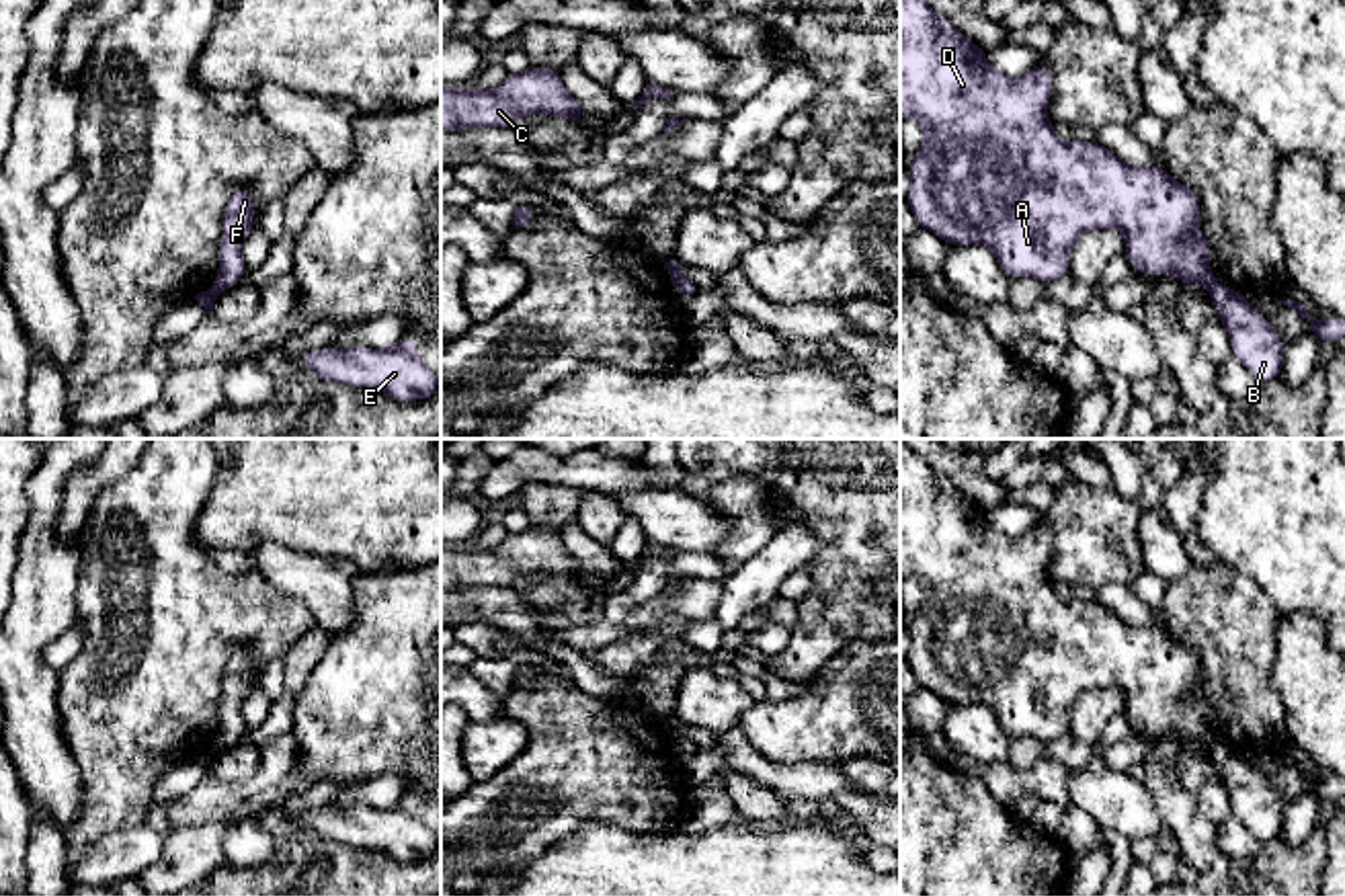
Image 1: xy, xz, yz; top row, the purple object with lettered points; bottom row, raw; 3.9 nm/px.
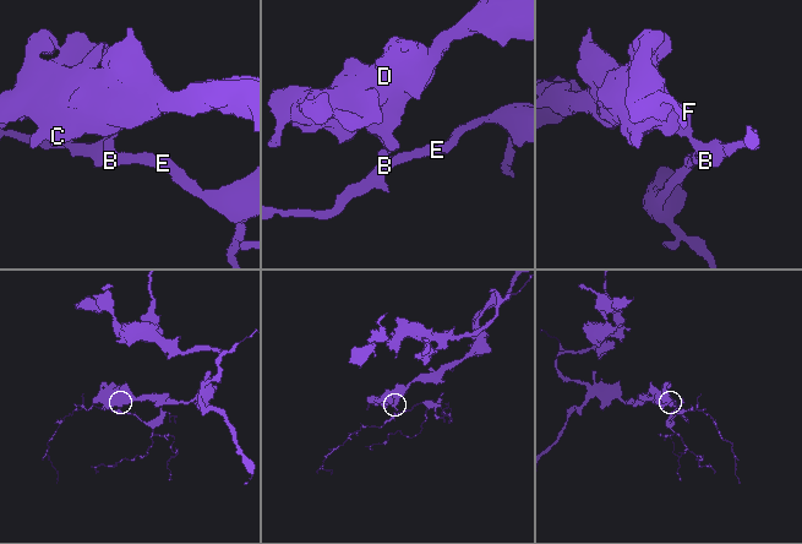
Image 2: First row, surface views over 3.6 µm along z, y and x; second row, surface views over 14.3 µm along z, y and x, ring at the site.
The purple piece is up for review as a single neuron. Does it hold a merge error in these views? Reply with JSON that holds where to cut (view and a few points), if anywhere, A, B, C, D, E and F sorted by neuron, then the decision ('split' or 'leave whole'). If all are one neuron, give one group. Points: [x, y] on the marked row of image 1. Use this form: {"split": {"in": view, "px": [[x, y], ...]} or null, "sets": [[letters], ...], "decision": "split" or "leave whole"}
{"split": {"in": "xy", "px": [[216, 283], [224, 288]]}, "sets": [["A", "C", "D", "F"], ["B", "E"]], "decision": "split"}

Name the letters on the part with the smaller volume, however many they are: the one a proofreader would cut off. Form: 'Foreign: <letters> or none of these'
Foreign: B, E

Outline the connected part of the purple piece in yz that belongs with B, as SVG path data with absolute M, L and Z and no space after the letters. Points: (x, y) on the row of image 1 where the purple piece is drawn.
M1216 281L1208 287L1208 293L1216 306L1218 320L1230 336L1232 357L1261 383L1279 377L1283 373L1286 347L1269 320L1247 301L1247 293Z

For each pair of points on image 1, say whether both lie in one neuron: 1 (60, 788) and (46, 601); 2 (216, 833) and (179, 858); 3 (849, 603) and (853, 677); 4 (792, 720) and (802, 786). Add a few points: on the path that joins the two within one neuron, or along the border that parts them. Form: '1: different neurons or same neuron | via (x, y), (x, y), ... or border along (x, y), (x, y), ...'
1: same neuron | via (33, 741), (29, 648)
2: same neuron | via (208, 839), (187, 858)
3: different neurons | border along (878, 638), (849, 640), (814, 673)
4: different neurons | border along (753, 747), (773, 761), (841, 763)

